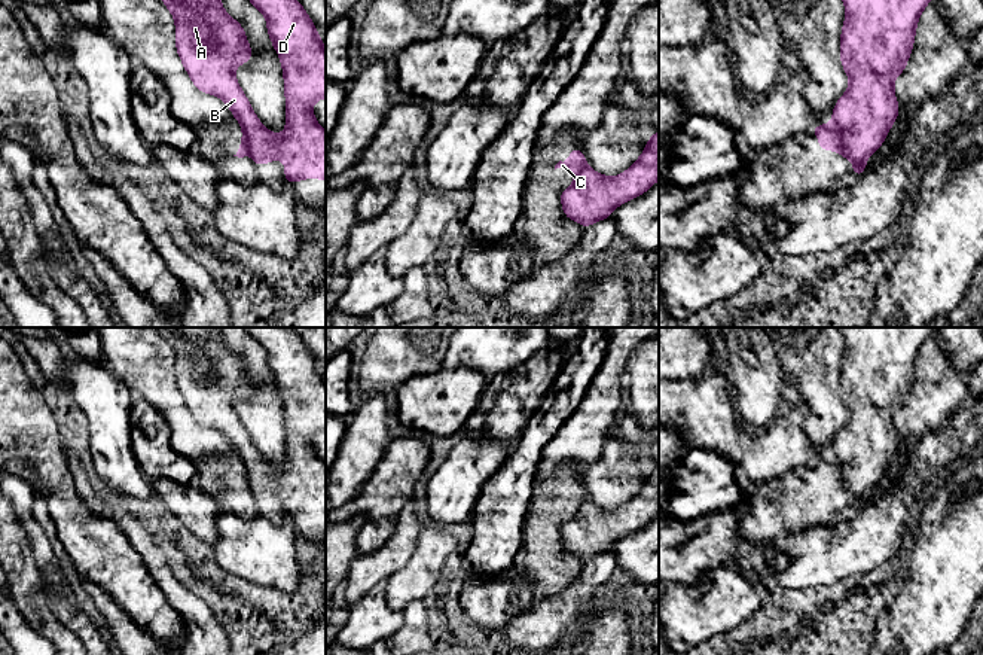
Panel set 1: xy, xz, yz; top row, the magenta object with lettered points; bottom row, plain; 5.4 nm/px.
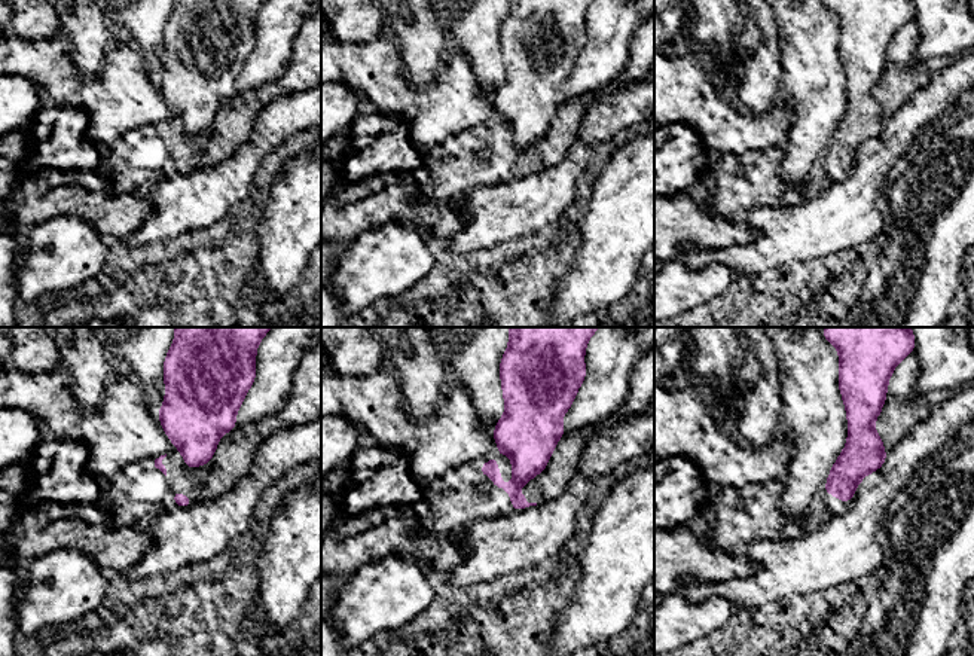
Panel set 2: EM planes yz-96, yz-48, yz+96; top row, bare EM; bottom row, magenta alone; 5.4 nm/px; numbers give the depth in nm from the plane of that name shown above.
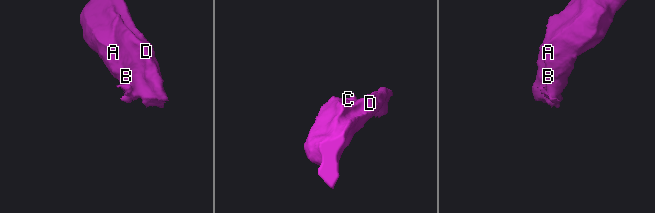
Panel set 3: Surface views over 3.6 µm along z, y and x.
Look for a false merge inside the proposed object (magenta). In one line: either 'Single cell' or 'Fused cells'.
Fused cells

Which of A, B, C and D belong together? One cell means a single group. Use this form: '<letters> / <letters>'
A B D / C

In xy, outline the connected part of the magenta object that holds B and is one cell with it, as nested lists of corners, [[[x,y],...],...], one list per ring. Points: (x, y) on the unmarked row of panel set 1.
[[[173,328],[171,330],[159,330],[167,342],[173,347],[175,354],[175,381],[178,390],[190,409],[196,423],[217,429],[232,444],[233,451],[241,457],[242,464],[248,472],[248,487],[256,499],[268,497],[281,491],[286,499],[284,512],[289,517],[302,512],[323,512],[326,514],[326,464],[320,460],[312,448],[312,438],[317,433],[326,432],[326,380],[323,378],[312,353],[306,348],[302,338],[290,328],[245,328],[248,335],[256,339],[266,351],[269,372],[280,389],[284,408],[286,427],[286,464],[274,467],[266,463],[250,435],[242,426],[235,411],[235,400],[250,394],[253,383],[247,377],[247,369],[242,359],[231,351],[222,338],[219,328]]]

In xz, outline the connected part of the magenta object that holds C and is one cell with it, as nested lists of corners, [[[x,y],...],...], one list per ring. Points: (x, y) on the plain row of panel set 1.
[[[573,482],[573,484],[570,484],[570,494],[568,496],[559,494],[555,499],[555,503],[556,502],[559,502],[561,505],[571,503],[576,508],[576,511],[578,511],[584,500],[586,500],[584,487],[581,485],[581,482]]]

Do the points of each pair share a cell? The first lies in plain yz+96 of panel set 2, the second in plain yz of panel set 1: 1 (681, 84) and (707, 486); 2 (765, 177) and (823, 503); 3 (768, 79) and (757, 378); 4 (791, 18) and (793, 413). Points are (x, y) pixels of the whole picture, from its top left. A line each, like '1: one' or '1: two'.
1: two
2: one
3: one
4: two

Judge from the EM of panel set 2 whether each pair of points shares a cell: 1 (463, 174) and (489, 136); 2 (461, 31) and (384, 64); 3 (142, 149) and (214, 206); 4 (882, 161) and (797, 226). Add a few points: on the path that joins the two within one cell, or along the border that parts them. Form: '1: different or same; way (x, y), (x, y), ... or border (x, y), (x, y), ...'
1: same; way (472, 165), (489, 145)
2: different; border (455, 46), (469, 58), (475, 76)
3: different; border (176, 173), (167, 179)
4: same; way (861, 182), (818, 225)

